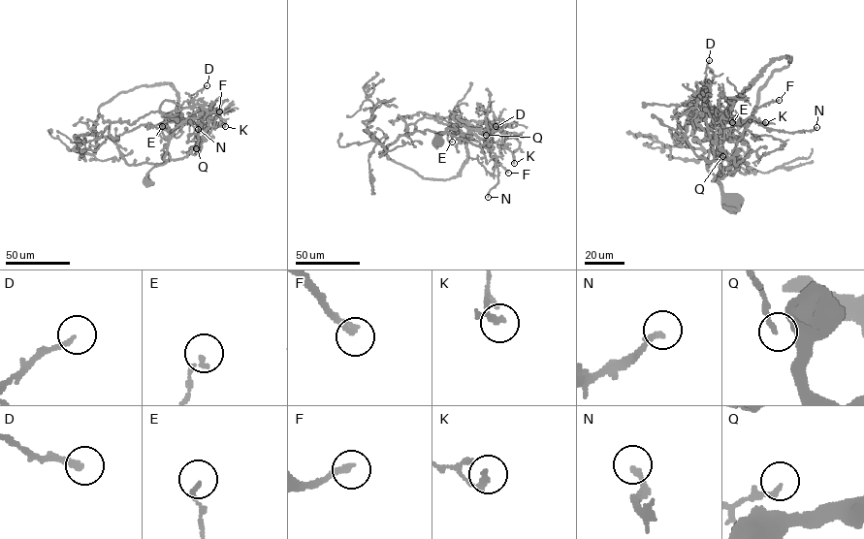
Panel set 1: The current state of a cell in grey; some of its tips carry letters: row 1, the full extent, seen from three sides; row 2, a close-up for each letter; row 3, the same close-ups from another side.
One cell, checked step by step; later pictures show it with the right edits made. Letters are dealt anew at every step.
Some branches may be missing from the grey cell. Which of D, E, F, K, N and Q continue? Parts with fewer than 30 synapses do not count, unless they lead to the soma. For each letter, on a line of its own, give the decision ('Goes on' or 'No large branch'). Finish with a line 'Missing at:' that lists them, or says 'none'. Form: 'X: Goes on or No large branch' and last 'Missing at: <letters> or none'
D: No large branch
E: No large branch
F: Goes on
K: No large branch
N: No large branch
Q: No large branch
Missing at: F

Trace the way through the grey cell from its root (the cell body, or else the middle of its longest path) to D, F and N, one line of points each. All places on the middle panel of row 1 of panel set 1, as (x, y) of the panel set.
D: (435, 140), (447, 129), (456, 129), (454, 125), (466, 134), (466, 125), (471, 120), (496, 126)
F: (435, 140), (447, 129), (456, 129), (455, 125), (462, 133), (481, 139), (491, 156), (508, 173)
N: (435, 140), (447, 129), (456, 129), (455, 125), (462, 133), (483, 141), (498, 173), (497, 182), (488, 197)

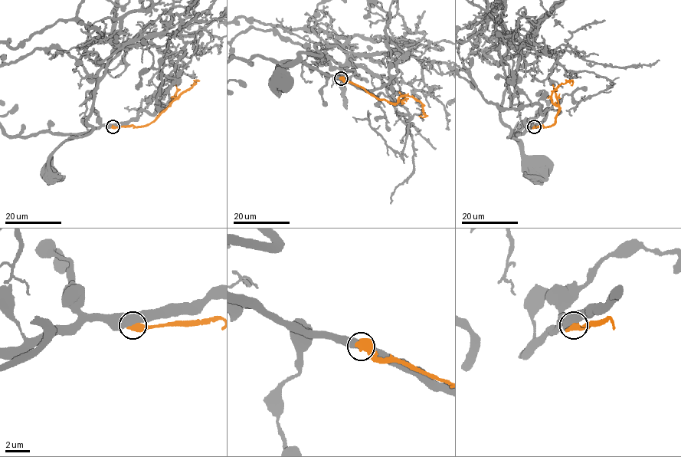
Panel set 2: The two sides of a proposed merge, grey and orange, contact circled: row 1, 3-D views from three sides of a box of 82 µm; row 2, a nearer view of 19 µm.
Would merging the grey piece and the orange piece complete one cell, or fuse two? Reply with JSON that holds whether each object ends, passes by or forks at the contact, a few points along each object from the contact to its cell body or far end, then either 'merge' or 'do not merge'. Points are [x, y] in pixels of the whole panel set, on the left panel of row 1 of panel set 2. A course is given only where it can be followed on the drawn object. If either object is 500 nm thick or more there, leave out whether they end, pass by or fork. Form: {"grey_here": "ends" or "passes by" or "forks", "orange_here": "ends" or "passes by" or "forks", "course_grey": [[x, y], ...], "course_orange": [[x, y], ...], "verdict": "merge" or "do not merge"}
{"course_grey": [[112, 127], [169, 98], [178, 36], [115, 49], [92, 129], [65, 139], [48, 173]], "course_orange": [[112, 127], [141, 127], [152, 123], [191, 85]], "verdict": "do not merge"}

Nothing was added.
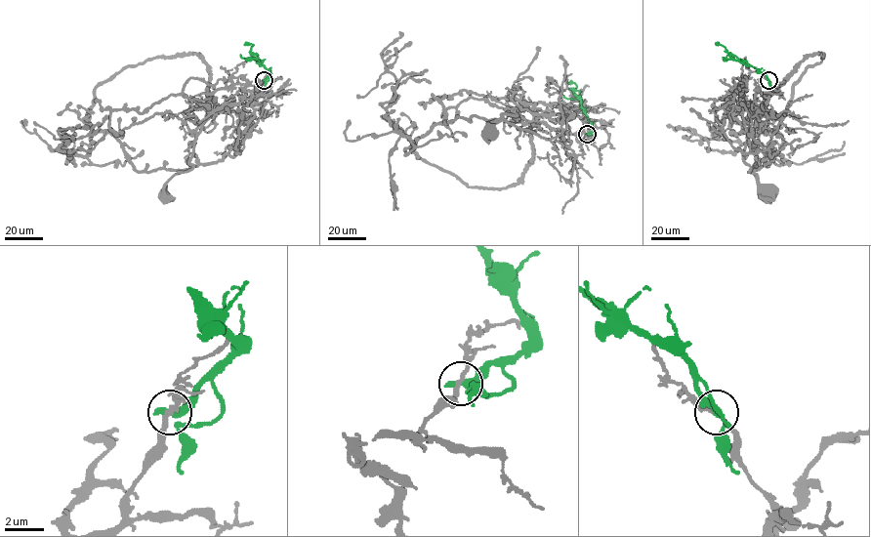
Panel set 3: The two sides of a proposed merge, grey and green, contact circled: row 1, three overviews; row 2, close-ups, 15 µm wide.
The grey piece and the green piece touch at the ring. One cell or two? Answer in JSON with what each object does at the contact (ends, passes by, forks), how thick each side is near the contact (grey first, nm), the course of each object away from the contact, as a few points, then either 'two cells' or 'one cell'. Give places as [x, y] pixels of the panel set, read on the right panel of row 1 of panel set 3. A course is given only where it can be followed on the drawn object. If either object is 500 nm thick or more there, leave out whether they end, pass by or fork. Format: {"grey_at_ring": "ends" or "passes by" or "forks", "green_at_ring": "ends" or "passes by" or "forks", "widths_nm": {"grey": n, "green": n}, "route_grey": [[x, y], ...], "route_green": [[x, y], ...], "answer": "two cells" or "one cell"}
{"grey_at_ring": "passes by", "green_at_ring": "forks", "widths_nm": {"grey": 190, "green": 240}, "route_grey": [[768, 80], [773, 91], [765, 107], [757, 112], [743, 153], [749, 172], [758, 178], [766, 195]], "route_green": [[768, 80], [765, 74], [717, 44]], "answer": "two cells"}

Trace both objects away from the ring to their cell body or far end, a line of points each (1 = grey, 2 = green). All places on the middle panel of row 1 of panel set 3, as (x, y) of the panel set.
1: (587, 134), (582, 139), (563, 134), (526, 120), (516, 108), (516, 115), (503, 114), (487, 131)
2: (587, 134), (594, 128), (580, 99), (573, 94), (576, 85), (567, 82)

